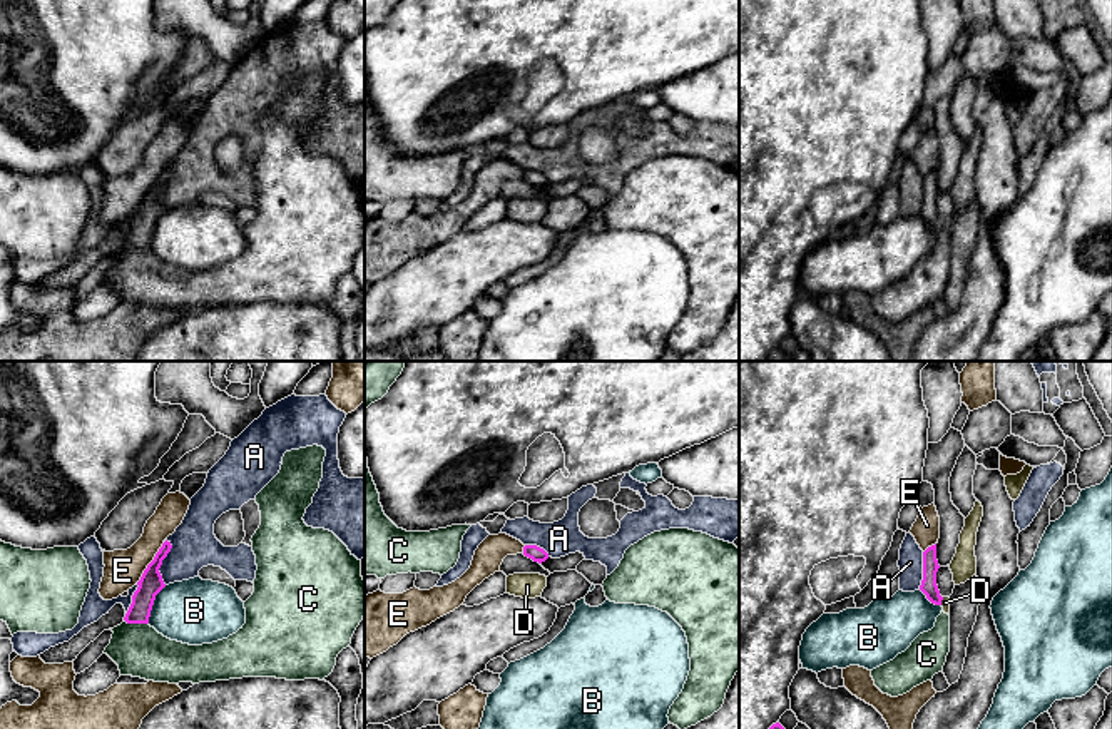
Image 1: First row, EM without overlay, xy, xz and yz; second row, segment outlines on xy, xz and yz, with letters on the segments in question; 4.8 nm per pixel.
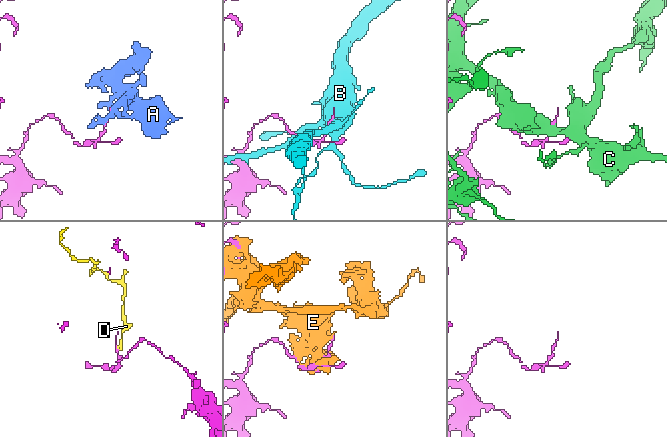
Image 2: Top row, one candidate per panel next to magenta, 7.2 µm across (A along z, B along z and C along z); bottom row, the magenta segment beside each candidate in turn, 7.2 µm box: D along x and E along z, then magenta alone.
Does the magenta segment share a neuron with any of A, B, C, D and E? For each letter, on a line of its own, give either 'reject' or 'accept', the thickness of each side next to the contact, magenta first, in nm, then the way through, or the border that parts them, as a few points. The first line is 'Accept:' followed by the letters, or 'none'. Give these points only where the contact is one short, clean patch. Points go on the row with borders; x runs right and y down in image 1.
Accept: none
A: reject; 120 nm thick on the magenta side, 220 nm on the other
B: reject; 120 nm thick on the magenta side, 320 nm on the other; border along xy (166, 586), (156, 596), (147, 622)
C: reject; 120 nm thick on the magenta side, 260 nm on the other; border along xy (124, 619), (134, 624), (147, 624)
D: reject; 80 nm thick on the magenta side, 50 nm on the other; border along yz (943, 597), (940, 604)
E: reject; 120 nm thick on the magenta side, 180 nm on the other

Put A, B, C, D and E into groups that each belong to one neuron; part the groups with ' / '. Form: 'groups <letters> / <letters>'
groups A / B / C D / E

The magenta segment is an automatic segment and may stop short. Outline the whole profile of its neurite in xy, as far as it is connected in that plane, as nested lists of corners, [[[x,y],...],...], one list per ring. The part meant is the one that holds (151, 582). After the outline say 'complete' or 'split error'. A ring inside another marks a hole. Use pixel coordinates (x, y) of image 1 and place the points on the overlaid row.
[[[166,540],[154,560],[144,570],[140,580],[137,582],[139,587],[132,595],[132,604],[124,617],[127,624],[149,624],[156,595],[166,587],[159,568],[171,548],[171,542]]]; complete

